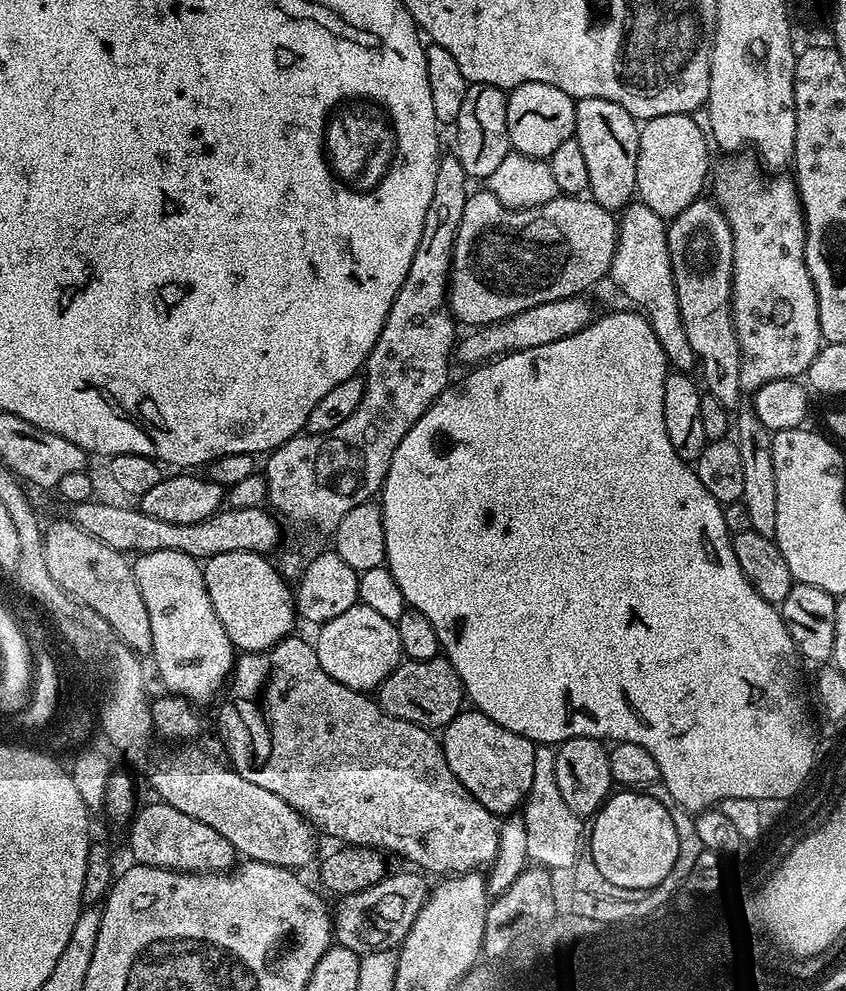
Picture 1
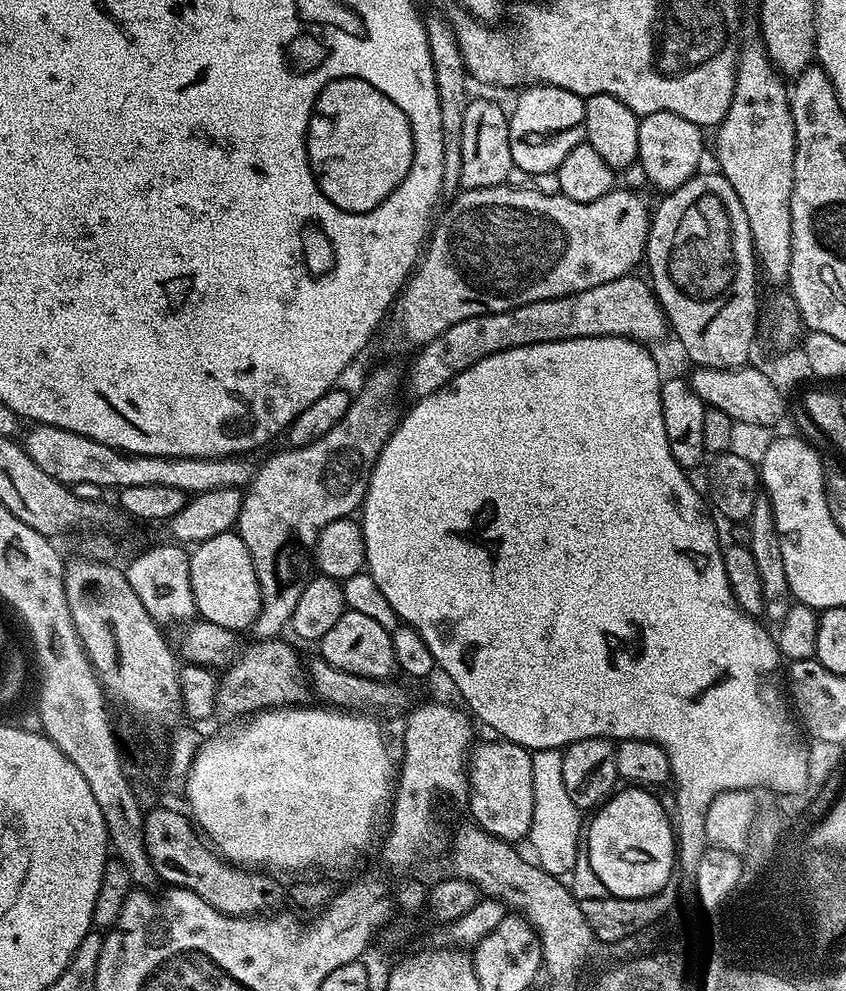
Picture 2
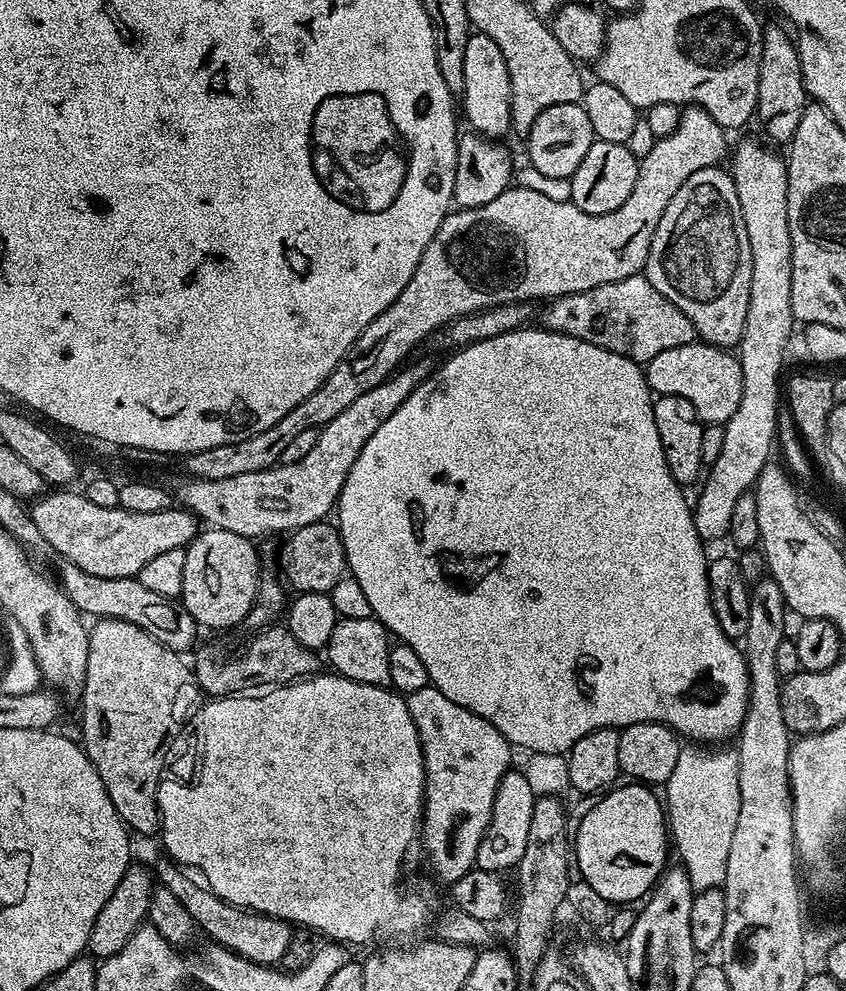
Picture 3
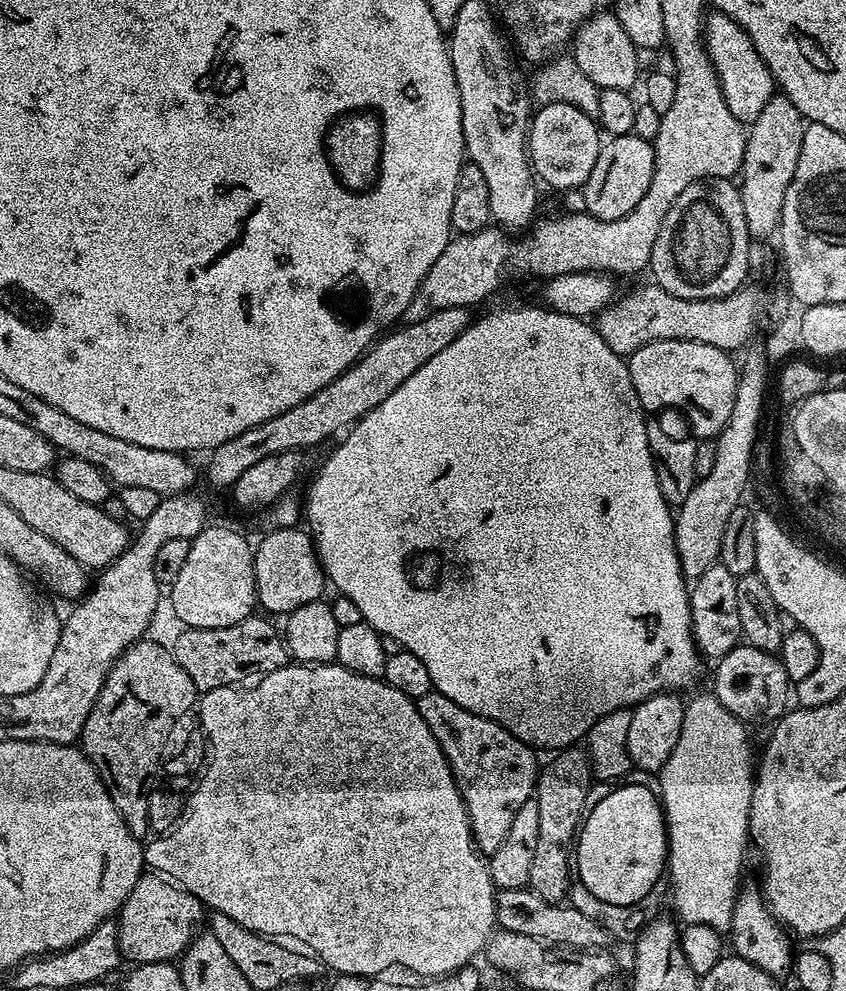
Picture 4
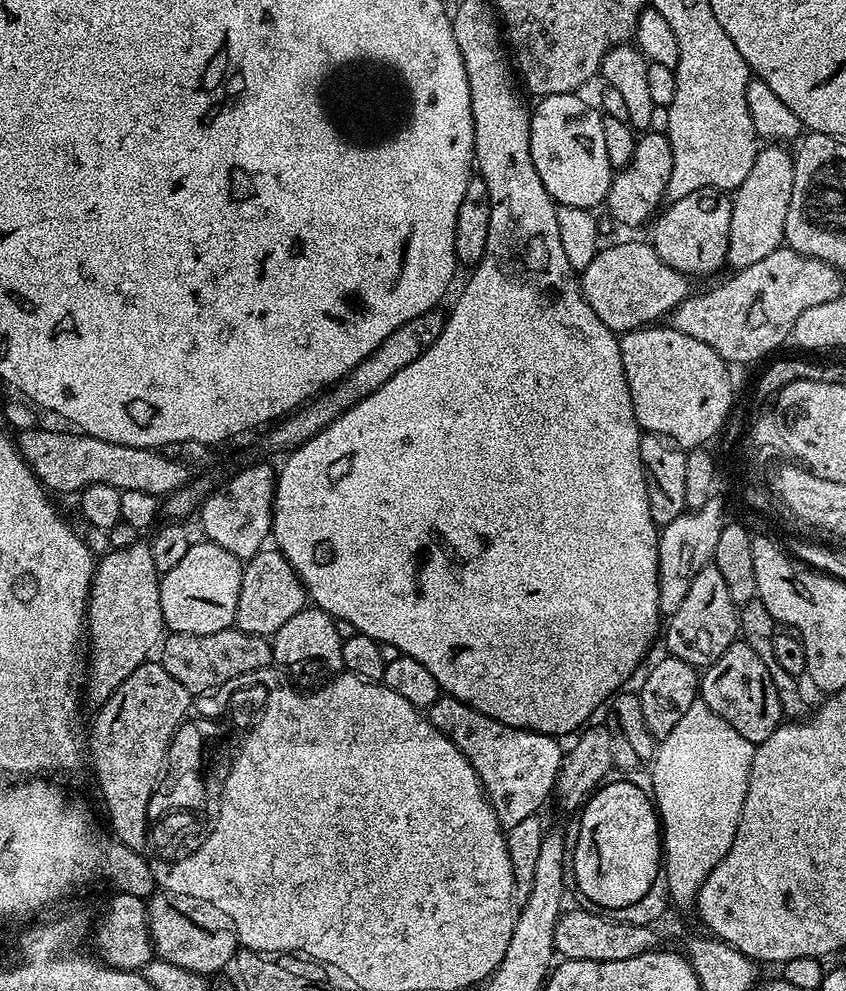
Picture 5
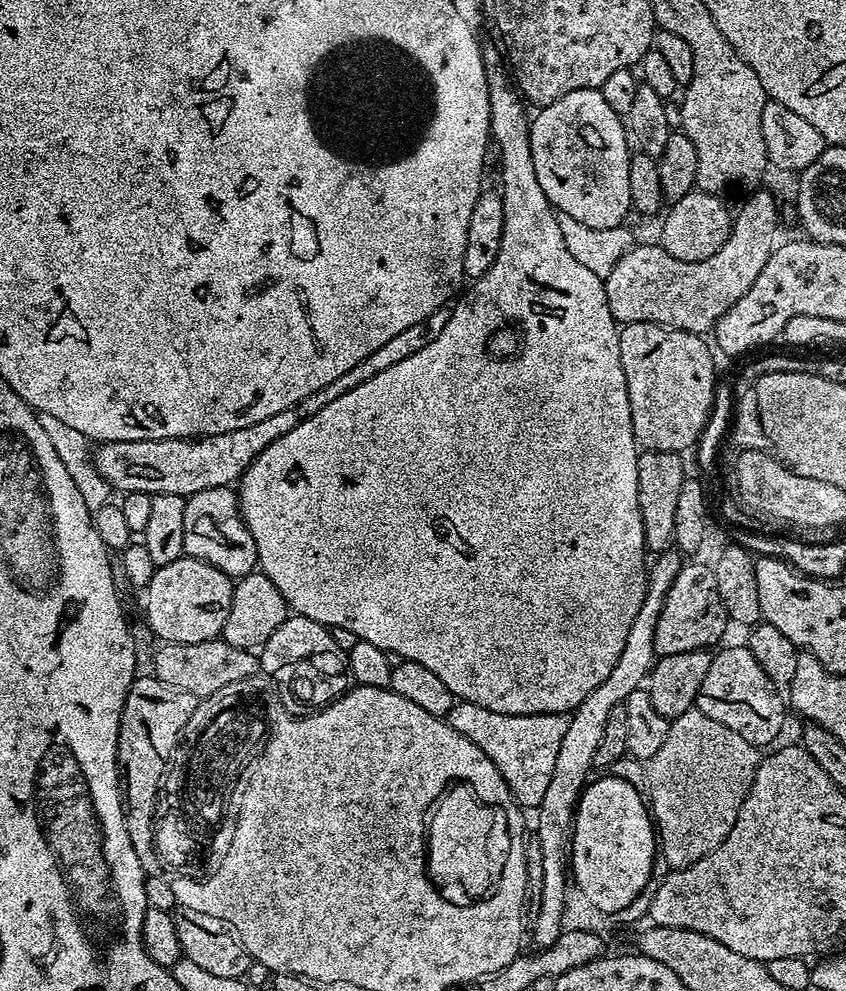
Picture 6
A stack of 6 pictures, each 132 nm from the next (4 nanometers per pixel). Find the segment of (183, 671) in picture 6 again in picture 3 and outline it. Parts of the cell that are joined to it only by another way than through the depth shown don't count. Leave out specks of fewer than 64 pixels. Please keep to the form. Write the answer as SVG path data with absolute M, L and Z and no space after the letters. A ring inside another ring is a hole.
M269 626L257 631L253 636L256 637L237 656L232 656L229 660L223 660L212 648L197 647L195 649L197 652L194 671L201 693L212 698L244 694L261 686L290 684L315 676L321 671L320 660L316 657L319 655L313 649L302 646L302 642L298 642L298 638L294 638L294 634L290 634L287 627ZM259 684L264 685L259 686Z

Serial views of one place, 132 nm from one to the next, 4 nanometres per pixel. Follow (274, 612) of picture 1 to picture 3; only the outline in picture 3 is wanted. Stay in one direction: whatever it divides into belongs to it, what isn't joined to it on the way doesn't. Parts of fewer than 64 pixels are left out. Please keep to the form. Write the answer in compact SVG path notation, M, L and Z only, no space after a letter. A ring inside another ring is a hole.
M209 527L204 531L186 549L179 599L201 629L243 625L256 601L256 587L260 585L261 566L257 545L252 545L255 543L249 537L230 530Z

